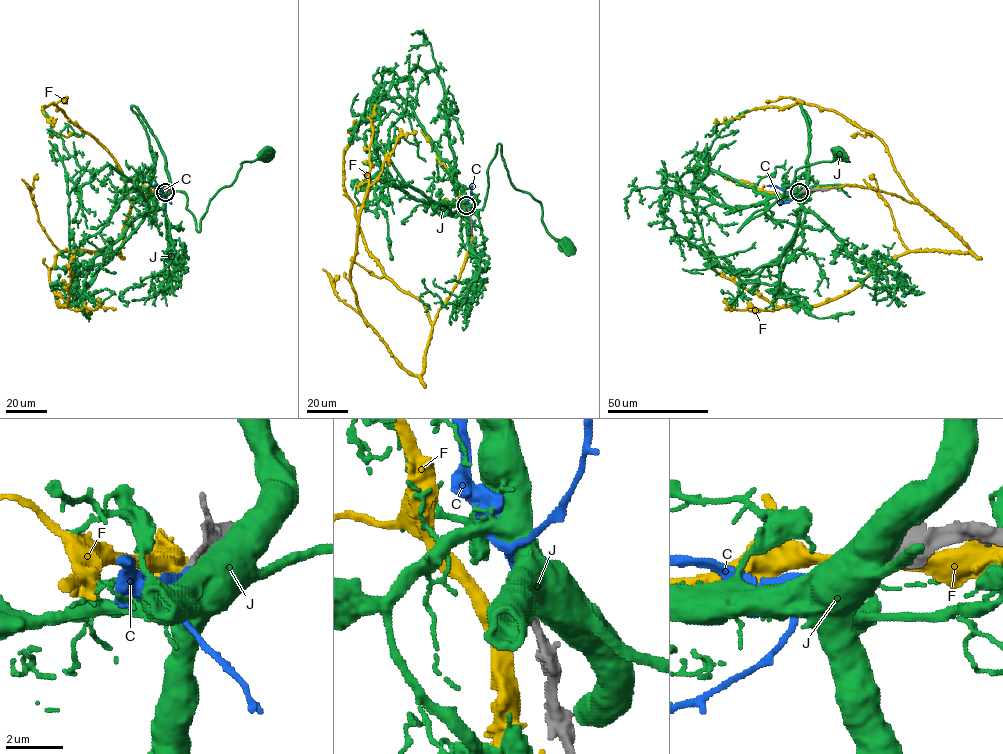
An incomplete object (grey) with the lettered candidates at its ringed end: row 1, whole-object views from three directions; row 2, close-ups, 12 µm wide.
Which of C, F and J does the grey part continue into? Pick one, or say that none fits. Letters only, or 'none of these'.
C

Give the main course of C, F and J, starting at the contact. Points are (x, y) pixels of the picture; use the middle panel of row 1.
C: (466, 205), (456, 179), (450, 173)
F: (466, 206), (471, 247), (437, 314), (424, 370), (411, 374), (364, 319), (350, 280), (375, 104)
J: (467, 205), (483, 206), (487, 169), (500, 144), (511, 183), (538, 201), (546, 230), (566, 245)

